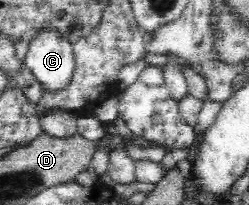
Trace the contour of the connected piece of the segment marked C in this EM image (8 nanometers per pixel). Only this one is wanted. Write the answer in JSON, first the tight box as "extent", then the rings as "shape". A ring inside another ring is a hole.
{"extent":[23,27,74,89],"shape":[[[42,27],[28,45],[23,64],[35,76],[41,89],[65,88],[74,70],[73,43],[57,28]]]}

